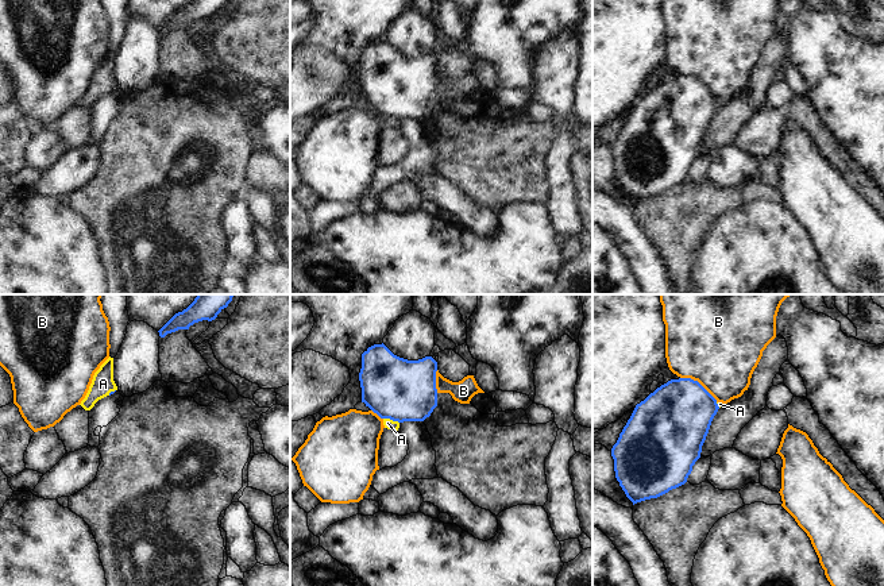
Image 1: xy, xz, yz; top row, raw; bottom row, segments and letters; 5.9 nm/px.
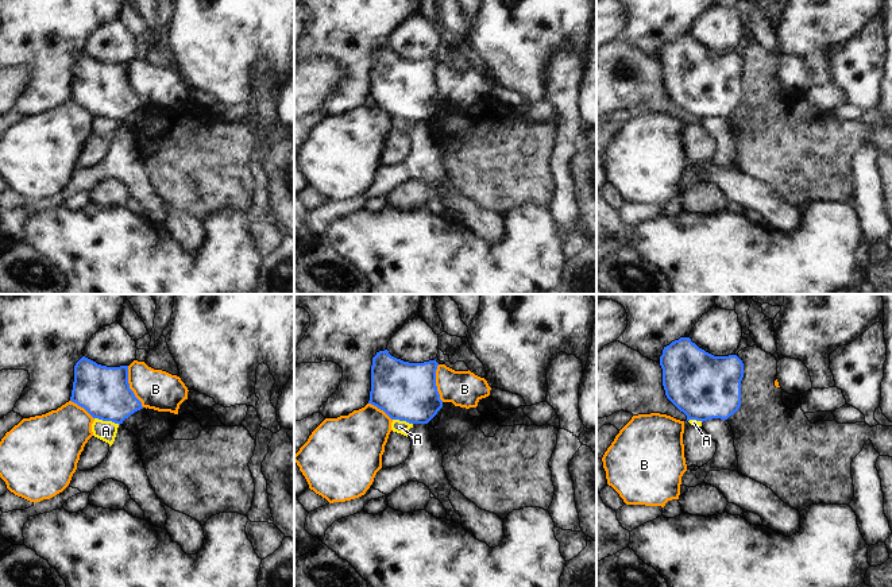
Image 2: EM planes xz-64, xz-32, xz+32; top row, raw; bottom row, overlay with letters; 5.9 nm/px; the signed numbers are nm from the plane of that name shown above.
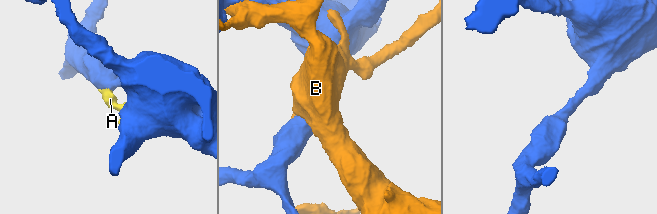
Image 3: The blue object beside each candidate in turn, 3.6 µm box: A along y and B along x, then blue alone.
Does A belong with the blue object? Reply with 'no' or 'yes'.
no

